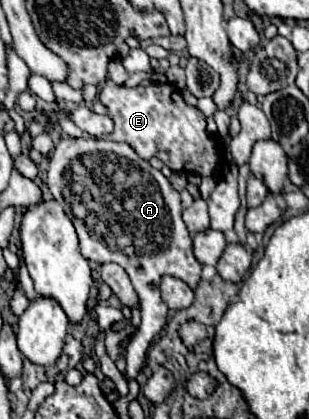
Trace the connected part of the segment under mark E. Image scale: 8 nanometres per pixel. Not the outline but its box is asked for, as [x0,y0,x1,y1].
[99,78,223,178]

